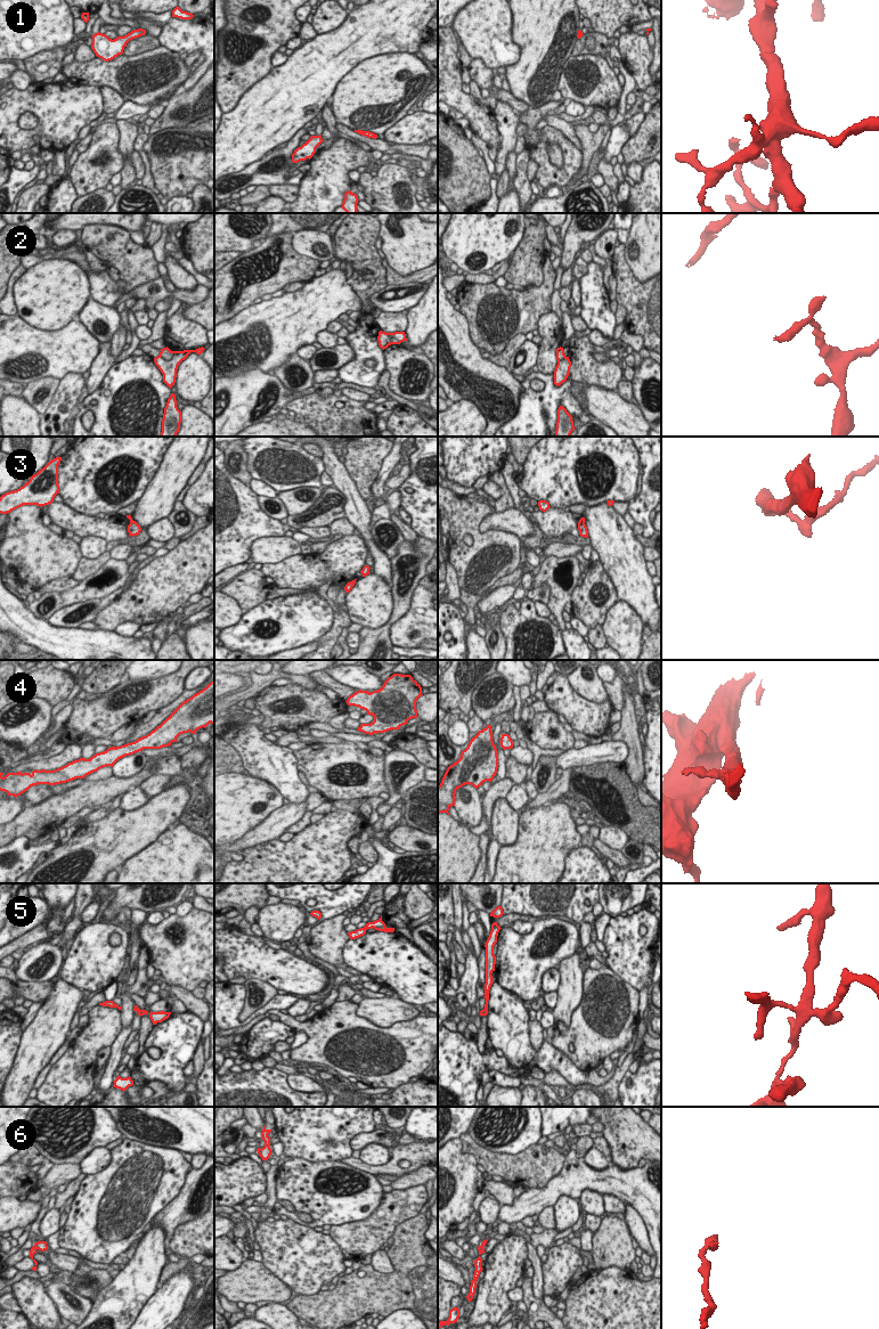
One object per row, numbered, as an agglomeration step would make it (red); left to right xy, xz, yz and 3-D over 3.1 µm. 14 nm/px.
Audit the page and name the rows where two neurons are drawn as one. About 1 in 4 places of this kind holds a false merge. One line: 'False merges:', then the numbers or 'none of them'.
False merges: 2, 3, 6

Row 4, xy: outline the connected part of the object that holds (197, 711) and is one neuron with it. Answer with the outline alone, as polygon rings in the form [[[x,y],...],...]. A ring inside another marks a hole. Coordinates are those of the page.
[[[214,680],[211,682],[205,688],[194,694],[192,698],[184,701],[160,726],[152,731],[146,736],[138,739],[135,742],[127,743],[121,747],[108,748],[104,752],[96,753],[90,759],[80,758],[55,771],[33,771],[30,773],[8,773],[5,777],[0,773],[0,791],[5,791],[8,796],[18,797],[33,785],[38,784],[60,784],[73,781],[75,778],[84,778],[87,775],[97,772],[98,769],[111,766],[125,757],[139,752],[144,749],[161,749],[177,742],[177,737],[184,733],[196,734],[196,731],[206,727],[209,724],[214,724]]]

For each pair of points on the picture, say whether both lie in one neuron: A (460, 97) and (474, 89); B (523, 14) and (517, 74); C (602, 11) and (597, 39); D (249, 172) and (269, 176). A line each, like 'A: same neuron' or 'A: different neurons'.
A: different neurons
B: same neuron
C: different neurons
D: same neuron

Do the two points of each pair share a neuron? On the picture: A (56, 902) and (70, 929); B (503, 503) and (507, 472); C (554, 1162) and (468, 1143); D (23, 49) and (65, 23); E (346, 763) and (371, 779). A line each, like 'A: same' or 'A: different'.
A: different
B: different
C: same
D: same
E: same

